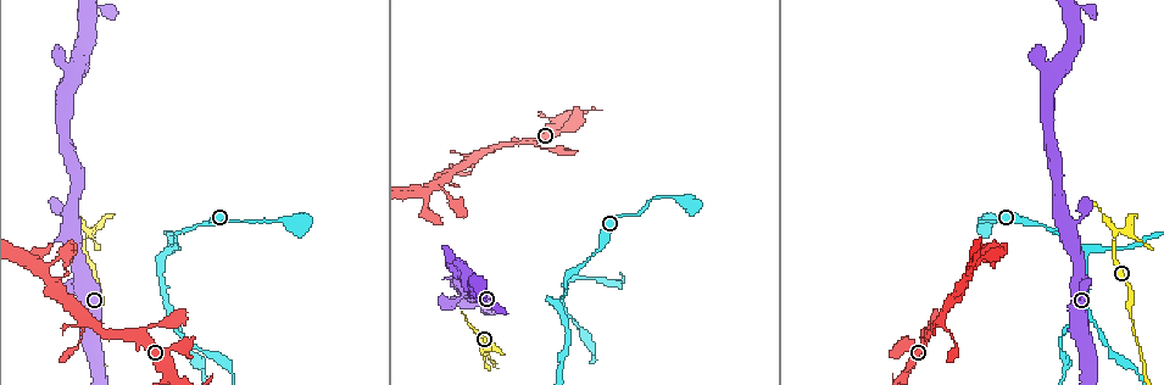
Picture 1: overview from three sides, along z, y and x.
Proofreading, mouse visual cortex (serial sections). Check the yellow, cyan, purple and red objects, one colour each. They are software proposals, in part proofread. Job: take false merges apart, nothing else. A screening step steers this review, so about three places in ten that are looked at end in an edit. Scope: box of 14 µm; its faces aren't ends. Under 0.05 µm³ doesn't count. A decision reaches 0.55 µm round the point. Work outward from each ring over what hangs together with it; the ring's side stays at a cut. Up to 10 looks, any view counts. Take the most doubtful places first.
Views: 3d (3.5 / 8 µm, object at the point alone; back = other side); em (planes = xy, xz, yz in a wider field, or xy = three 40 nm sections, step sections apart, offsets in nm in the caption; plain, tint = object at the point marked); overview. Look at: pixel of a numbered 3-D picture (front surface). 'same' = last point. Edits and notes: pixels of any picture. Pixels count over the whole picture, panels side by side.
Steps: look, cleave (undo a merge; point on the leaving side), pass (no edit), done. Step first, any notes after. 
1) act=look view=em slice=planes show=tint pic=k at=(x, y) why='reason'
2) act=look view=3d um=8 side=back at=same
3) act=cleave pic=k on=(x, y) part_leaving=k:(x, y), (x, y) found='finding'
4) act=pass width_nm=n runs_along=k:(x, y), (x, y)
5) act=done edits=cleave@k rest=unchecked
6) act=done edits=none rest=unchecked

act=look view=3d um=3.5 pic=1 at=(477, 331) why='abrupt turn'

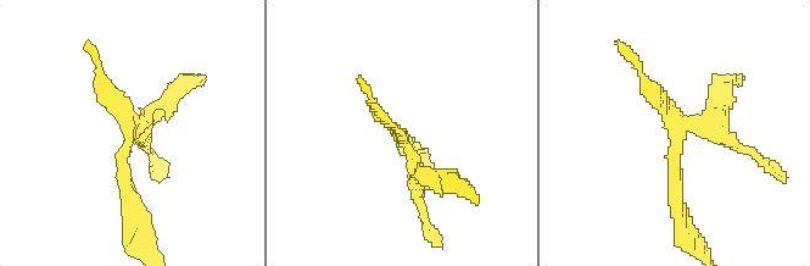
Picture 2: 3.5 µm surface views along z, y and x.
act=look view=em slice=planes show=plain pic=2 at=(404, 140) why='need the tissue'

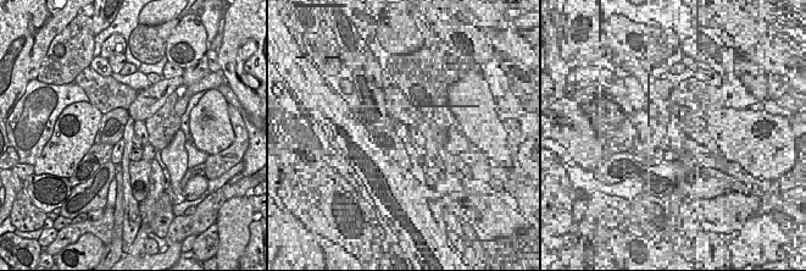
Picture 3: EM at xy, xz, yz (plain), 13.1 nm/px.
act=look view=em slice=planes show=tint at=same

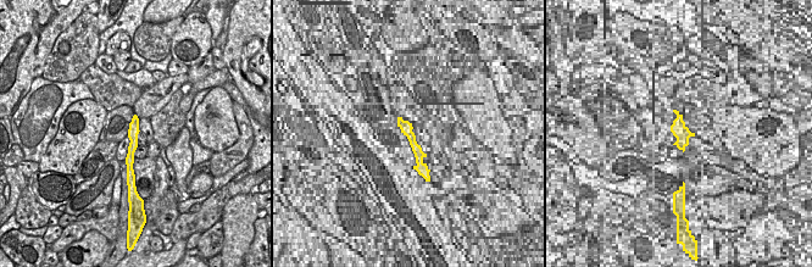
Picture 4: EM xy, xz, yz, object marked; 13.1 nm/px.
act=pass runs_along=4:(135, 120), (129, 157), (131, 171) found='one cell here'

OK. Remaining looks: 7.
act=look view=3d um=3.5 pic=1 at=(1087, 246) why='branch point'

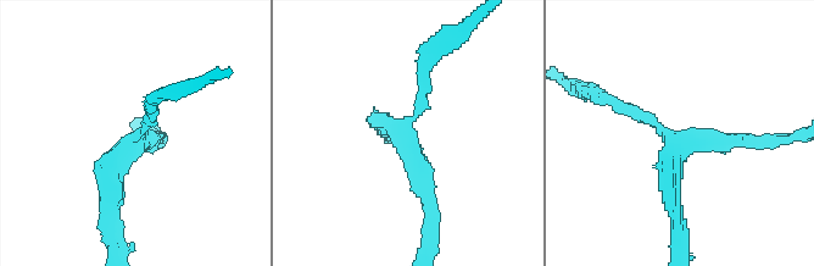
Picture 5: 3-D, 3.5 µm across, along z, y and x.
act=look view=em slice=xy step=2 show=tint pic=5 at=(402, 125) arms=3 arm_widths_nm=150,250,250

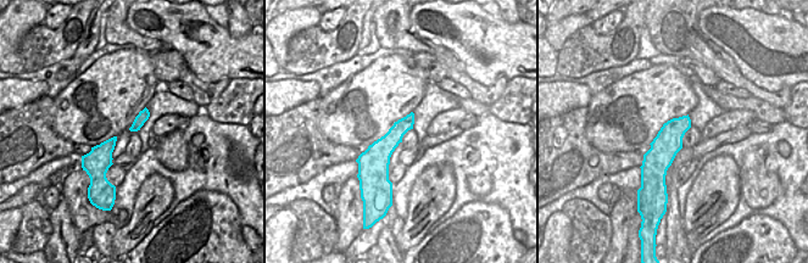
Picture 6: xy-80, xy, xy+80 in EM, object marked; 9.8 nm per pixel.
act=look view=em slice=xy step=5 show=tint at=same

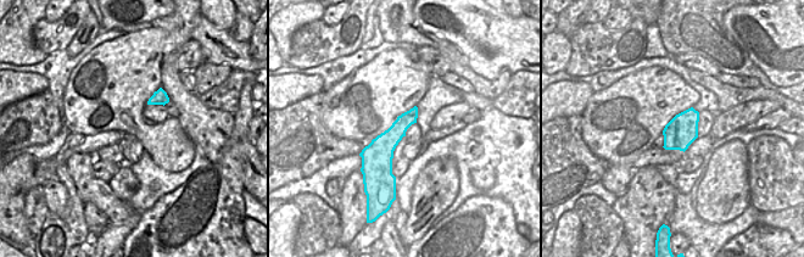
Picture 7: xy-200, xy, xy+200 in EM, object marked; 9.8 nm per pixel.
act=pass runs_along=5:(609, 101), (673, 139), (675, 210) found='continuous, no second cell'

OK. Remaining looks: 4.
act=look view=3d um=8 side=back pic=1 at=(564, 305)

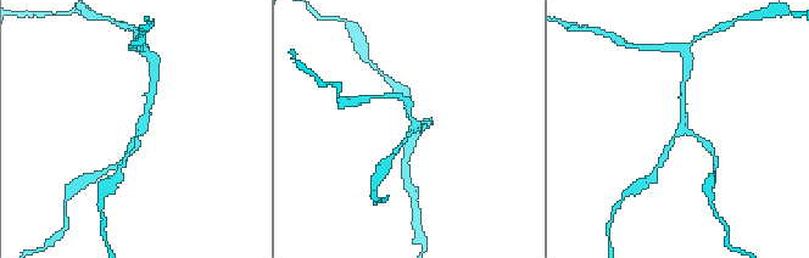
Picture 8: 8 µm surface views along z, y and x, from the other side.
act=look view=em slice=xy step=3 show=tint pic=8 at=(138, 124) arms=3 arm_widths_nm=150,200,200

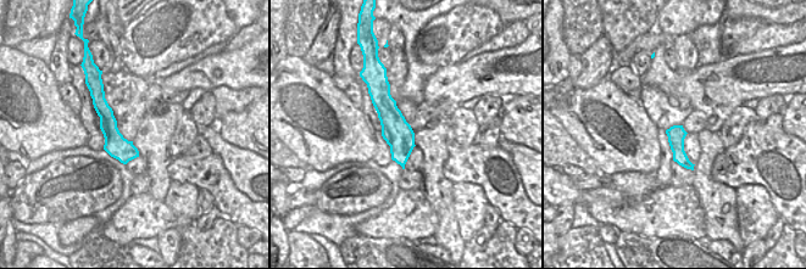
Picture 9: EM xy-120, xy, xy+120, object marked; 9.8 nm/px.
act=pass width_nm=280 runs_along=8:(682, 94), (681, 127), (709, 149) found='one cell here'

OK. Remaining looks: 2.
act=look view=3d um=3.5 pic=1 at=(461, 266) why='sharp bend'

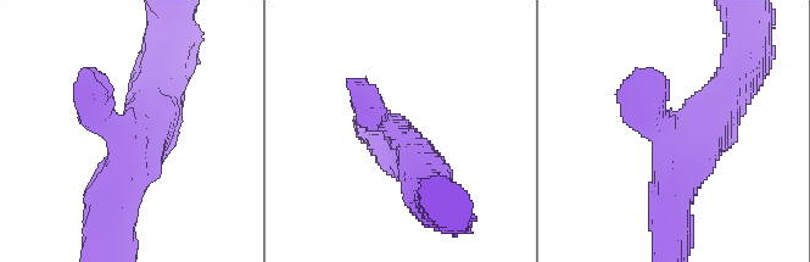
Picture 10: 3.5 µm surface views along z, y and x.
act=look view=em slice=xy step=2 show=tint pic=10 at=(673, 147) arms=3 arm_widths_nm=300,450,600

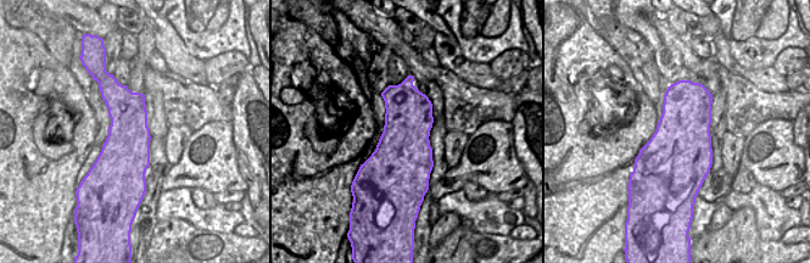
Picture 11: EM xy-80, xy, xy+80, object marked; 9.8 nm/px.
act=pass runs_along=10:(674, 235), (674, 187), (721, 96) found='one cell here'

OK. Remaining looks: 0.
act=done edits=none rest=unchecked

